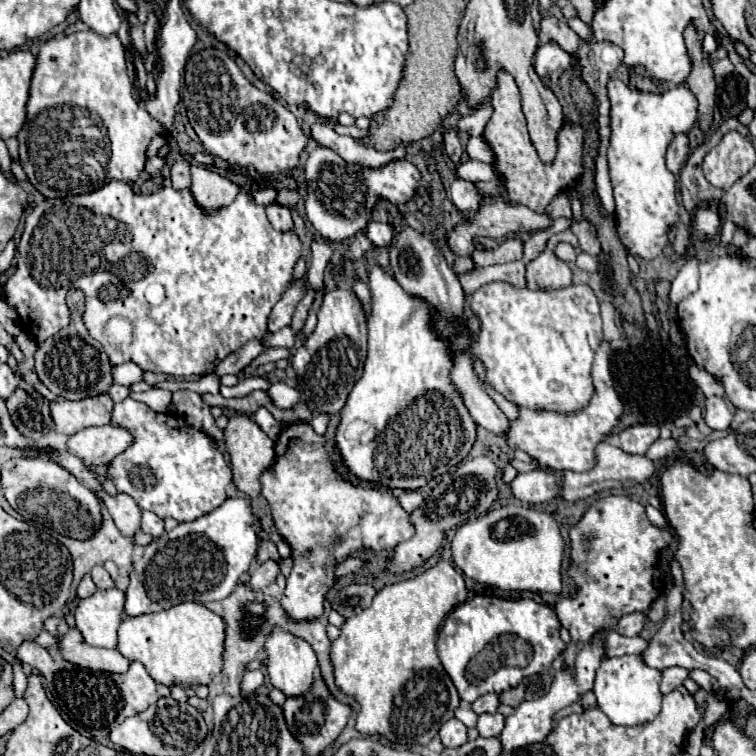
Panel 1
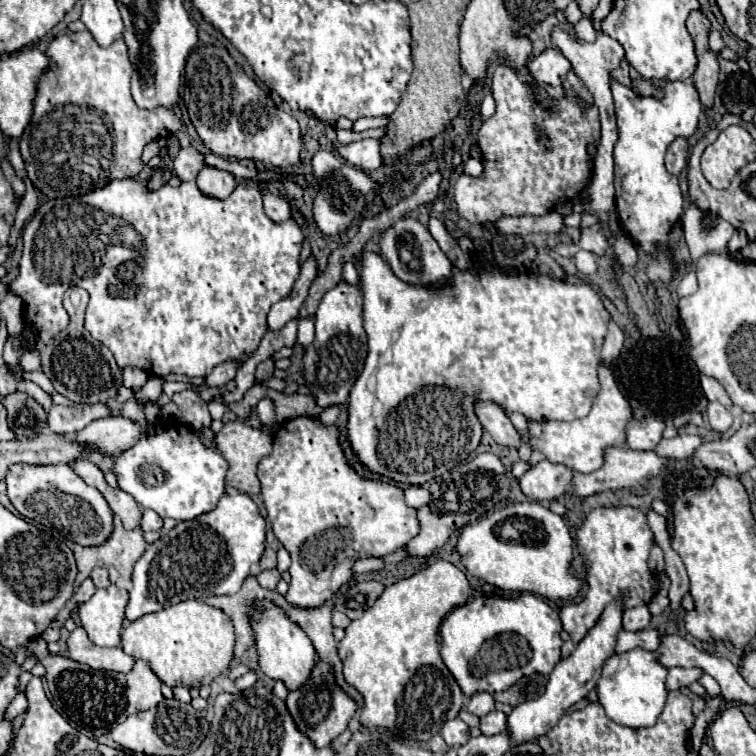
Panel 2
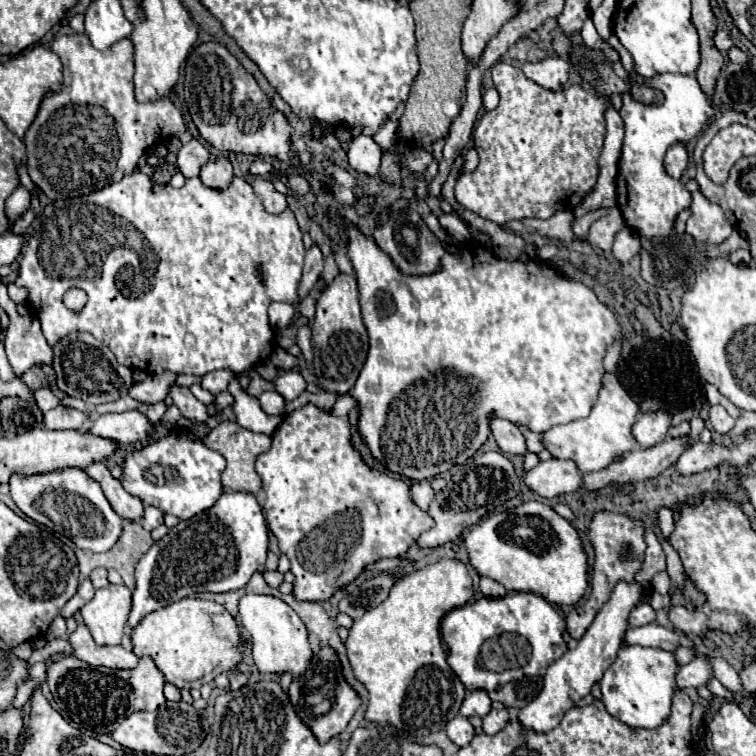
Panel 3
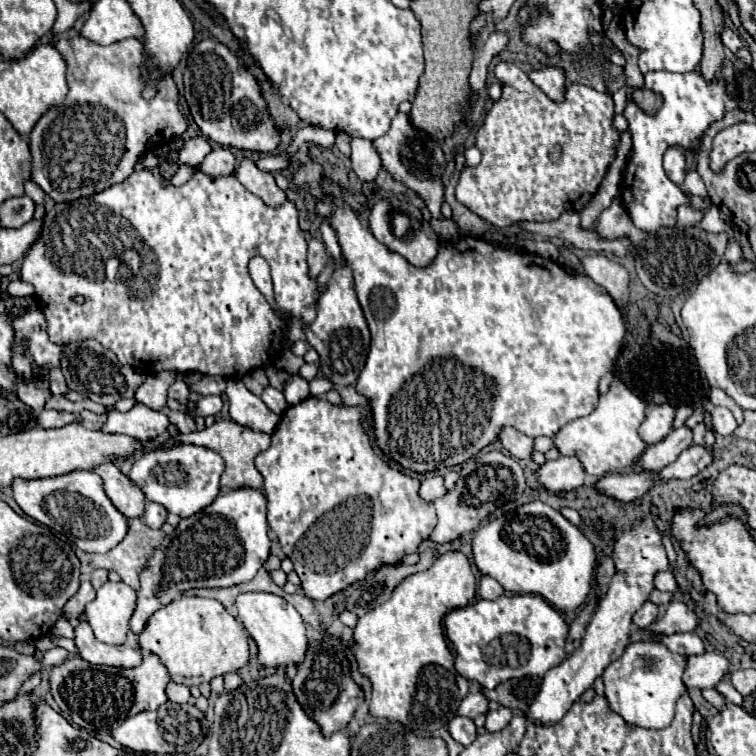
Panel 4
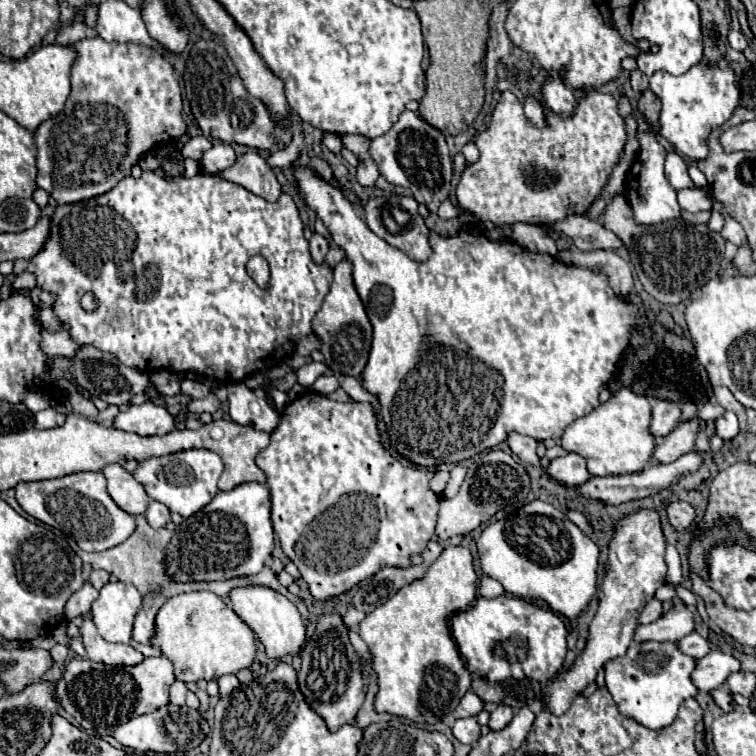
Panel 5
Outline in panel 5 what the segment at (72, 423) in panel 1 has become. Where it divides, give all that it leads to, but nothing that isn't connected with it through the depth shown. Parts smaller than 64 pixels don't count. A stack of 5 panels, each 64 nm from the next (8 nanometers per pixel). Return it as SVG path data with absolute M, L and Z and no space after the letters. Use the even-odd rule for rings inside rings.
M46 408L46 410L42 410L42 412L38 412L34 416L34 426L40 428L40 430L44 430L44 428L56 428L56 426L62 426L64 422L66 422L66 416L60 414L60 412L56 412L54 408Z

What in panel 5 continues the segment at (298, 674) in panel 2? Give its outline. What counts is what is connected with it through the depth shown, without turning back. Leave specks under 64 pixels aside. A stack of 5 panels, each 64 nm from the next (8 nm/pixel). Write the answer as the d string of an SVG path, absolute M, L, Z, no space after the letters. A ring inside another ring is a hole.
M242 586L234 588L228 598L232 602L232 610L254 630L258 640L266 646L266 654L270 658L282 660L292 652L300 652L306 642L306 628L298 608L286 596L268 586Z

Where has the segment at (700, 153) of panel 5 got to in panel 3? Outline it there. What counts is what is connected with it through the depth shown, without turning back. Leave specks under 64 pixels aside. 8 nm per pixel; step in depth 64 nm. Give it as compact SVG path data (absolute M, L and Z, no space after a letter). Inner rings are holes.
M664 73L649 78L647 84L664 94L664 104L650 106L636 102L628 92L622 94L624 104L620 116L626 126L626 136L622 144L622 154L618 162L618 176L624 176L624 184L616 184L616 202L620 212L624 214L626 224L646 238L666 236L674 228L676 214L688 208L688 196L664 196L664 176L666 170L660 168L660 156L678 142L686 144L694 140L704 124L716 114L716 106L710 96L704 96L696 74L680 76L680 74ZM644 180L648 180L648 188L644 188Z

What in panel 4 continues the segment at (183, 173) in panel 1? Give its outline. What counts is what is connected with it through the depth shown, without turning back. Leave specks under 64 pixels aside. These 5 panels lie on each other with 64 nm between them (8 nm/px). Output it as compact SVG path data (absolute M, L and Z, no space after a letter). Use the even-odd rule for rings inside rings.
M196 136L196 138L190 138L182 150L180 150L180 164L188 164L188 166L194 166L198 168L198 164L204 160L204 156L212 150L212 146L208 144L206 138L202 136Z

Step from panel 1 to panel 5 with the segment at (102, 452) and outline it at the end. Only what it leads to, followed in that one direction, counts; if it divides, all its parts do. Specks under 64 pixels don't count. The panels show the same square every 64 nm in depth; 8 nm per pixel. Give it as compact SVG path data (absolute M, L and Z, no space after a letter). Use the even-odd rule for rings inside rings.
M144 402L140 406L130 406L126 412L120 412L114 420L114 428L136 432L140 436L162 436L172 432L174 416L154 402Z

